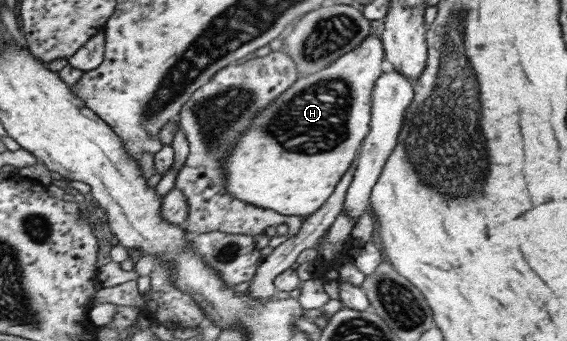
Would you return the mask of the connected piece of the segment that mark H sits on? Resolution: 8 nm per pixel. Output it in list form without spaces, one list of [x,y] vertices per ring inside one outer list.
[[[371,33],[354,51],[341,56],[323,71],[301,78],[279,100],[275,100],[265,112],[261,112],[247,134],[236,144],[226,160],[226,189],[235,198],[261,208],[268,208],[285,216],[313,215],[331,199],[338,184],[351,167],[355,166],[360,149],[370,134],[372,99],[378,78],[383,74],[386,48],[382,37]]]

